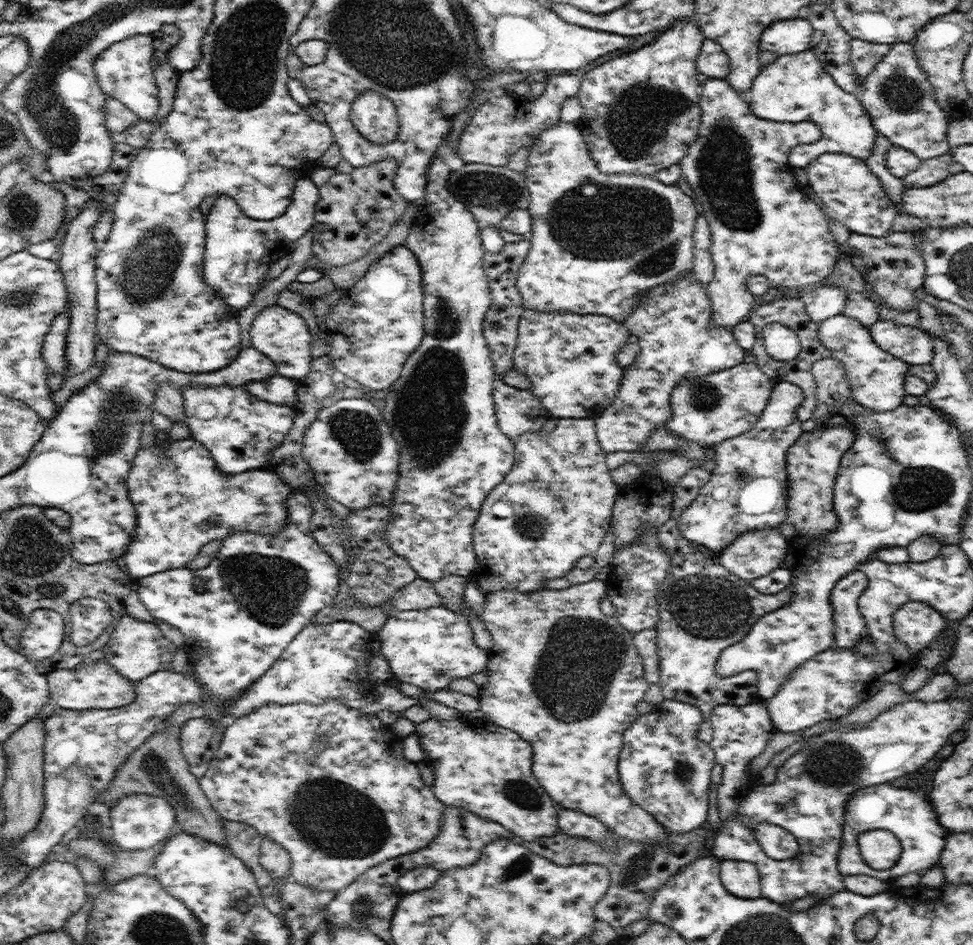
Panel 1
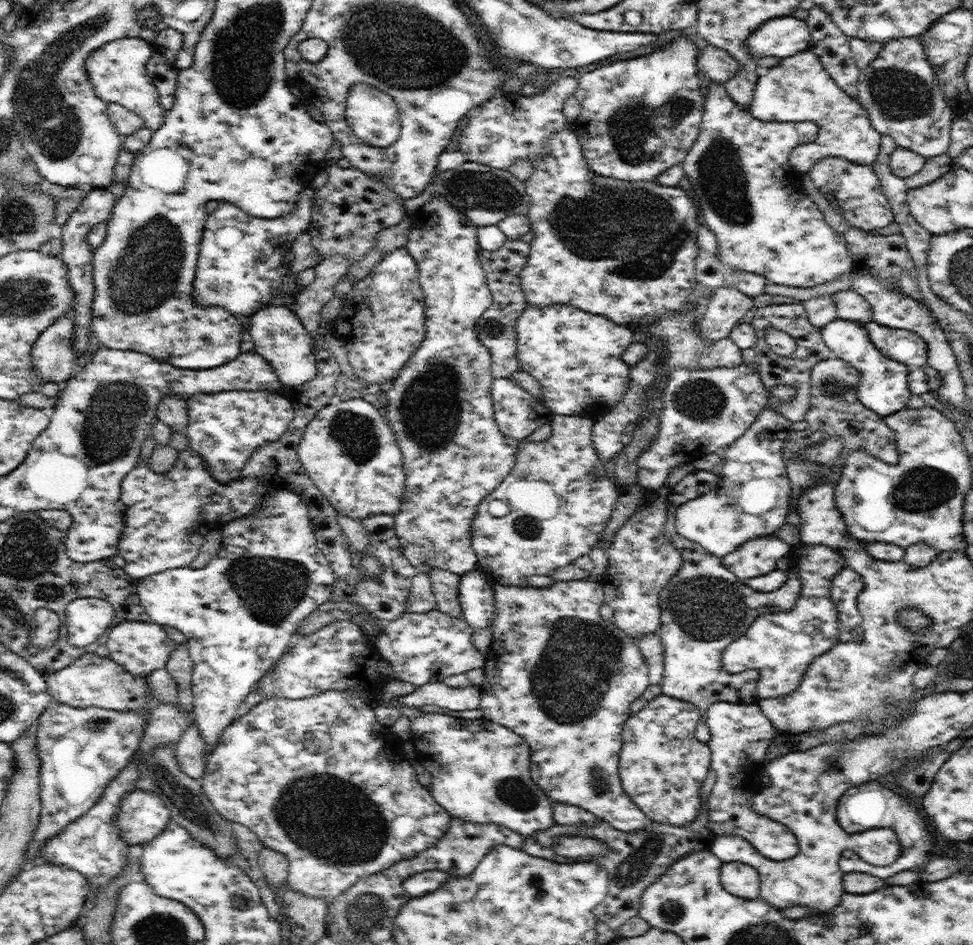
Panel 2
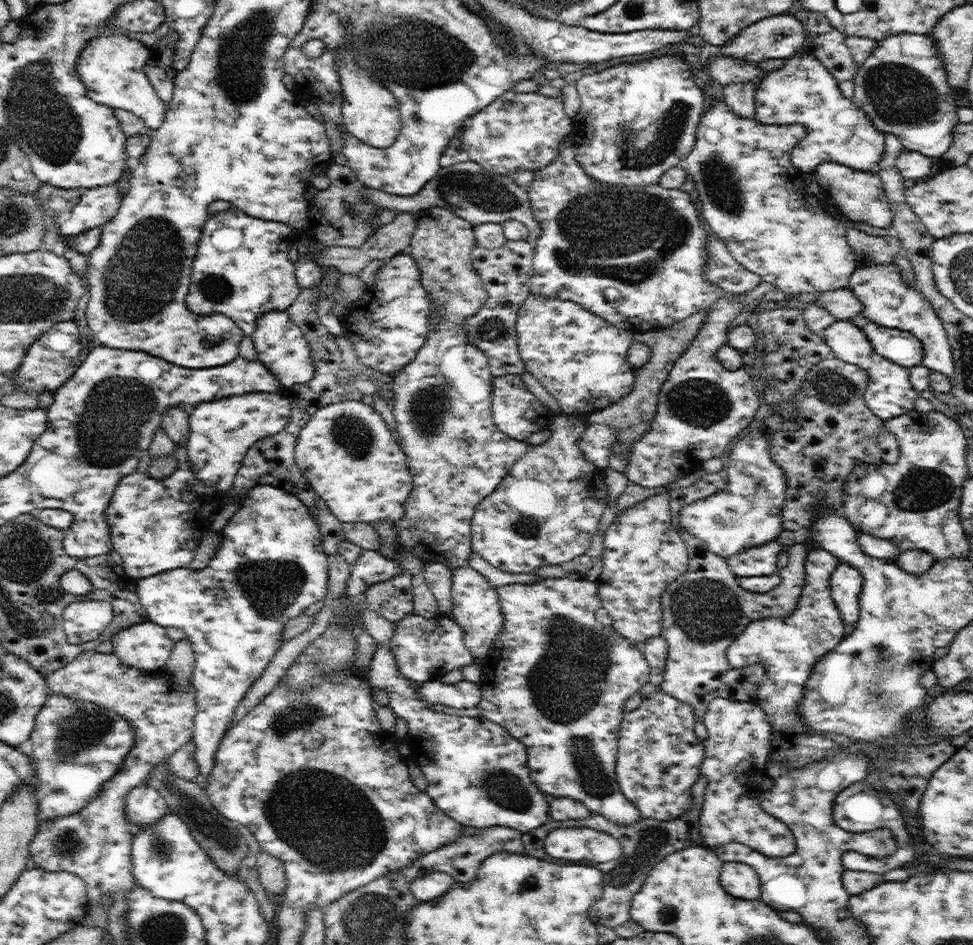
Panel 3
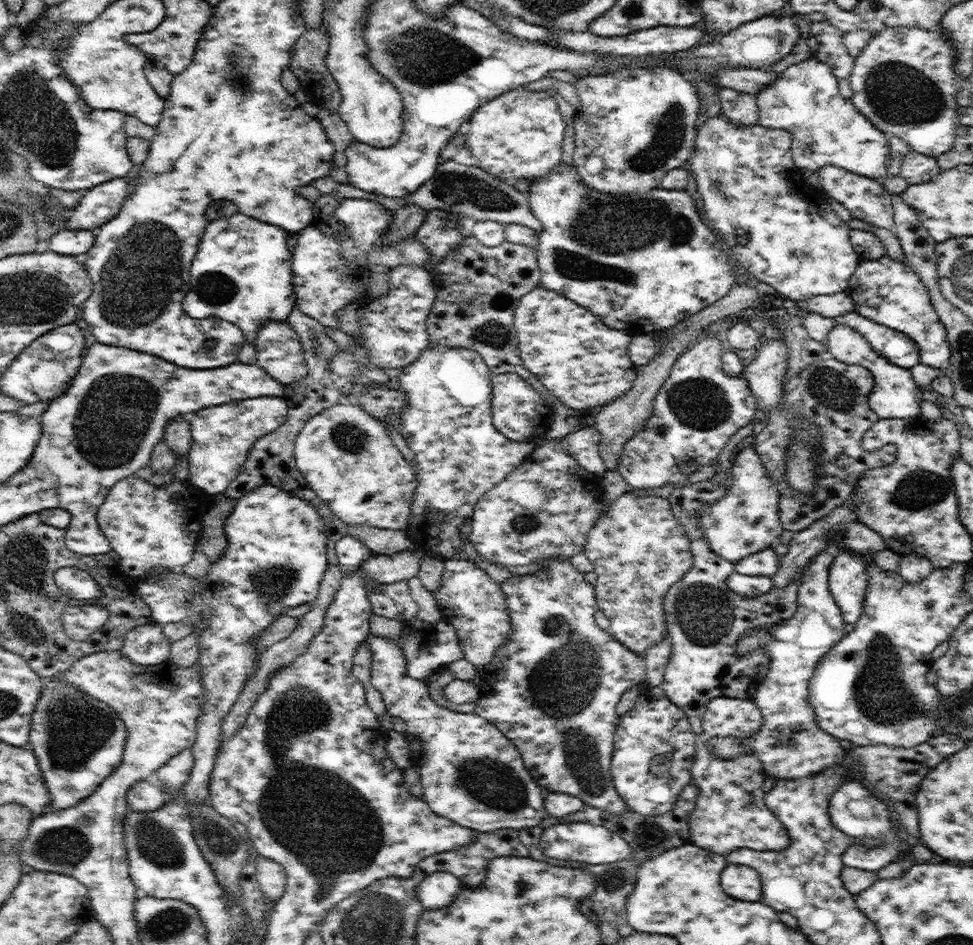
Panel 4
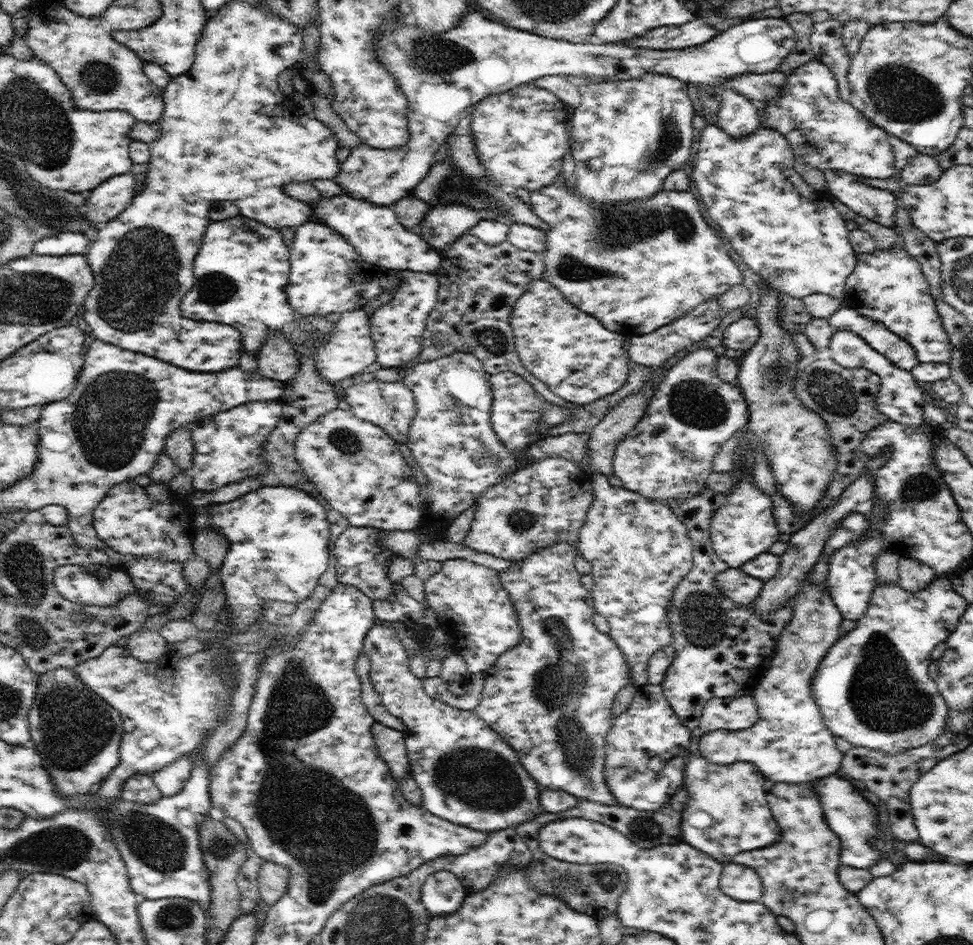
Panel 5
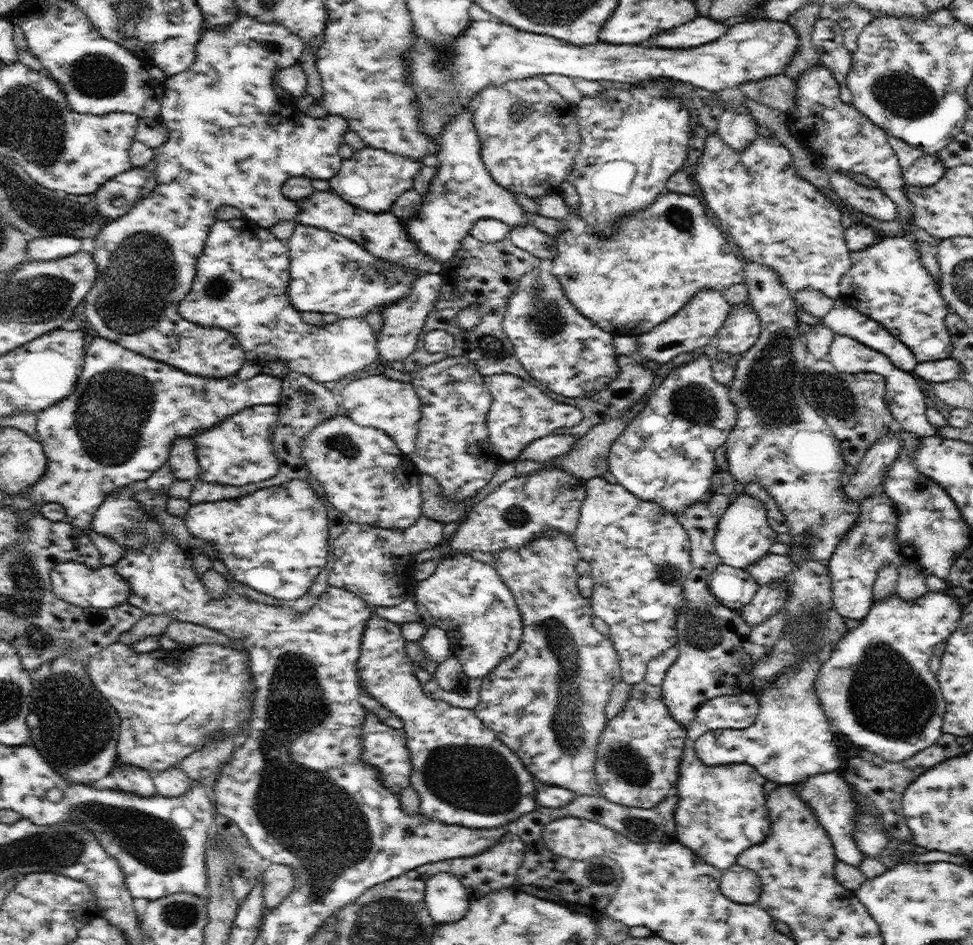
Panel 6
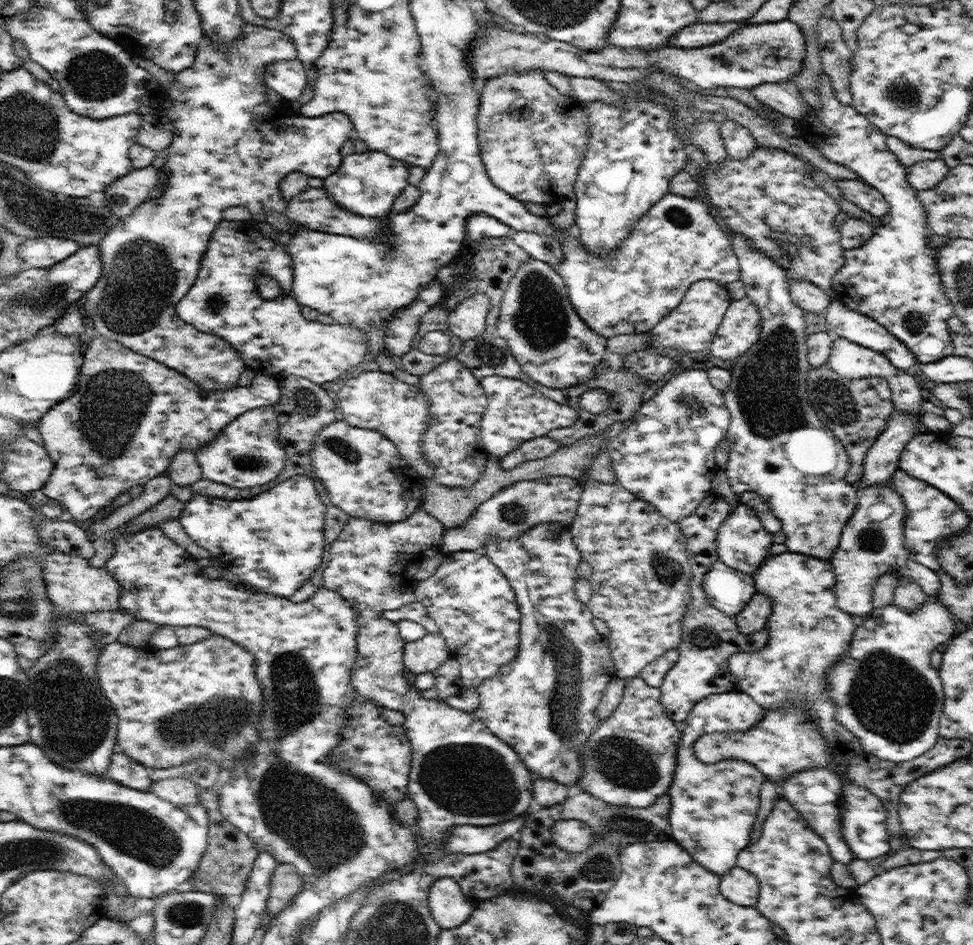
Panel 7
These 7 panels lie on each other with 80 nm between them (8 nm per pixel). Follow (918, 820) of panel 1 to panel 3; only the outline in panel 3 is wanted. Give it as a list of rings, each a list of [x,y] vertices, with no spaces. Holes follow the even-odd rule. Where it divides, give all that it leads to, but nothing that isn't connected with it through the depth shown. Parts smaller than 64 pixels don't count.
[[[858,782],[854,786],[850,785],[845,790],[842,790],[835,798],[835,807],[833,812],[833,820],[842,830],[848,832],[868,832],[876,829],[890,829],[897,840],[898,848],[891,856],[886,856],[884,860],[876,860],[856,851],[848,851],[842,855],[841,861],[843,867],[848,870],[857,870],[862,872],[872,872],[874,874],[886,874],[889,870],[906,866],[908,862],[914,860],[914,837],[906,829],[906,824],[902,819],[902,811],[897,805],[897,802],[892,801],[890,796],[886,796],[886,792],[872,792],[868,790],[868,786],[864,786],[864,782]],[[858,786],[858,790],[854,790]],[[862,786],[862,788],[860,788]]]

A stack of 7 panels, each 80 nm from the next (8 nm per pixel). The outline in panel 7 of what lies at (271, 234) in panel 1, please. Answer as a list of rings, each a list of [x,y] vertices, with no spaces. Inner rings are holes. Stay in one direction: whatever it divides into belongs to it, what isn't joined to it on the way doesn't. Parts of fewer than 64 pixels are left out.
[[[222,219],[211,234],[208,246],[200,261],[200,270],[194,286],[177,305],[177,313],[184,322],[190,323],[204,334],[214,334],[238,351],[245,366],[255,374],[267,374],[278,380],[286,377],[307,378],[314,384],[326,386],[332,380],[341,378],[352,366],[363,362],[368,351],[369,336],[358,328],[340,324],[323,324],[310,321],[302,315],[301,306],[292,298],[293,286],[292,257],[289,247],[263,235],[255,220],[231,221]],[[268,275],[278,283],[282,294],[274,300],[264,300],[256,288],[256,277]]]

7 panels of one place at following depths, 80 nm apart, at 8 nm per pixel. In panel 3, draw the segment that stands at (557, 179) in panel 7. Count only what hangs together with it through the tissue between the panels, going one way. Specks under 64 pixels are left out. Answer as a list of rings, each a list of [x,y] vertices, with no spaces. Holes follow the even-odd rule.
[[[506,91],[469,119],[470,126],[462,132],[462,148],[468,152],[469,160],[477,162],[490,173],[505,174],[510,178],[518,168],[535,172],[548,166],[556,158],[563,139],[573,129],[573,117],[565,113],[561,99],[546,97],[535,91]]]

